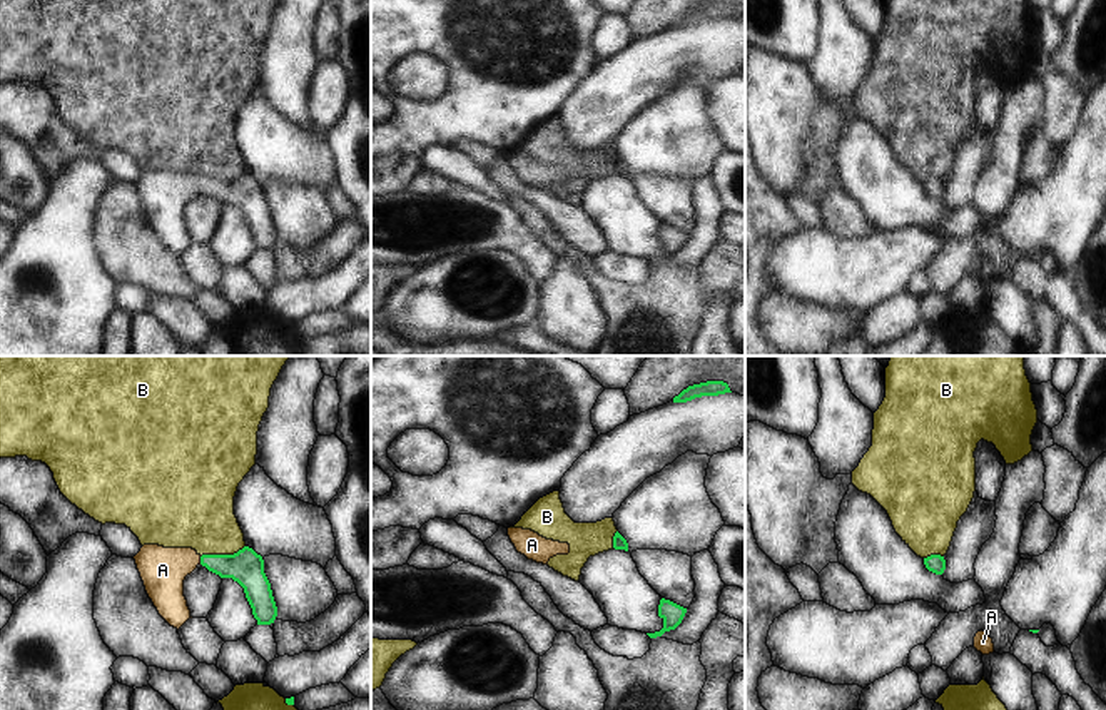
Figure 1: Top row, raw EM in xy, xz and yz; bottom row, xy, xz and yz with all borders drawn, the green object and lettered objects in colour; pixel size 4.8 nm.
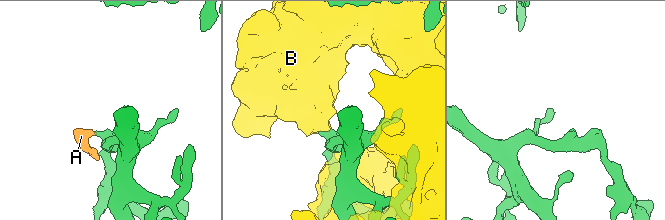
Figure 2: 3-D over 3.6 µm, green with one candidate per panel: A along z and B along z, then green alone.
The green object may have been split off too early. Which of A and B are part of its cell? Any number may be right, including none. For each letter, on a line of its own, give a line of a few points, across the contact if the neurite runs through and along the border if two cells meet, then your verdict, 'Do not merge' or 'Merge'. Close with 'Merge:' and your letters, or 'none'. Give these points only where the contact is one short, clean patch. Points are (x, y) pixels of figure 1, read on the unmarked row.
A: Line: xy (246, 192), (201, 186), (177, 187), (162, 196). Merge
B: Do not merge
Merge: A.

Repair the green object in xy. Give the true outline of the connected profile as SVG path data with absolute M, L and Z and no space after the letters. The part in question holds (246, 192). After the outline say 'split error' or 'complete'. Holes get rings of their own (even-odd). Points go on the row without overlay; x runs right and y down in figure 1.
M144 170L134 185L159 241L177 256L192 244L184 222L184 205L199 190L221 204L232 204L244 214L257 251L271 251L277 242L264 185L249 172L234 180L200 182L192 174Z | split error

